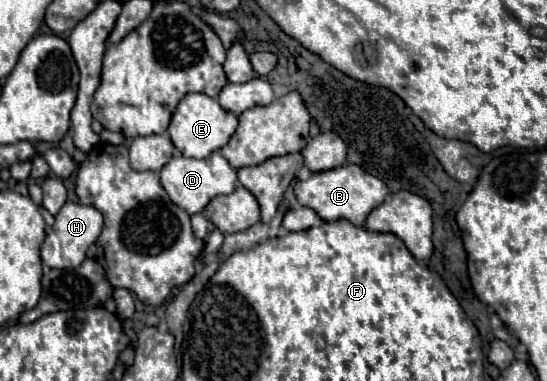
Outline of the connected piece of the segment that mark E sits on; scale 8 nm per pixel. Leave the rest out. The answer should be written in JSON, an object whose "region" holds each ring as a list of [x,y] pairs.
{"region":[[[185,94],[179,102],[177,110],[171,116],[169,124],[169,136],[175,148],[189,158],[207,158],[211,152],[223,148],[231,134],[237,128],[237,116],[223,110],[217,100],[209,98],[207,94]]]}

